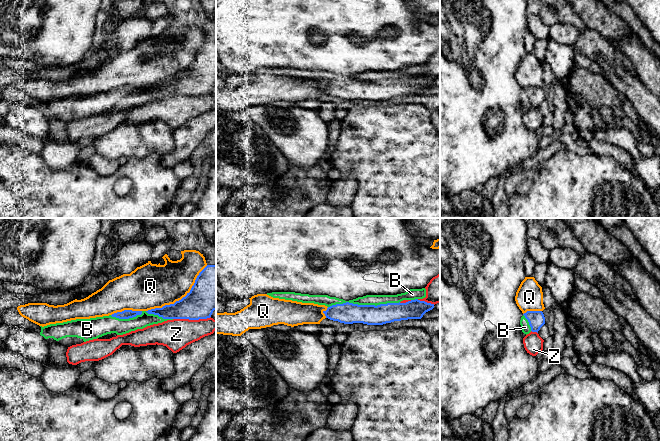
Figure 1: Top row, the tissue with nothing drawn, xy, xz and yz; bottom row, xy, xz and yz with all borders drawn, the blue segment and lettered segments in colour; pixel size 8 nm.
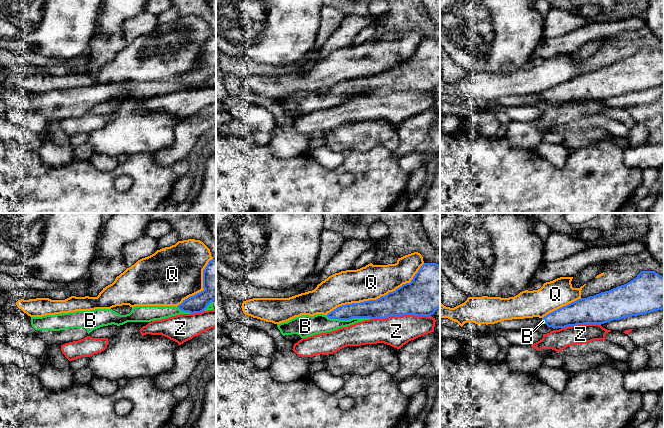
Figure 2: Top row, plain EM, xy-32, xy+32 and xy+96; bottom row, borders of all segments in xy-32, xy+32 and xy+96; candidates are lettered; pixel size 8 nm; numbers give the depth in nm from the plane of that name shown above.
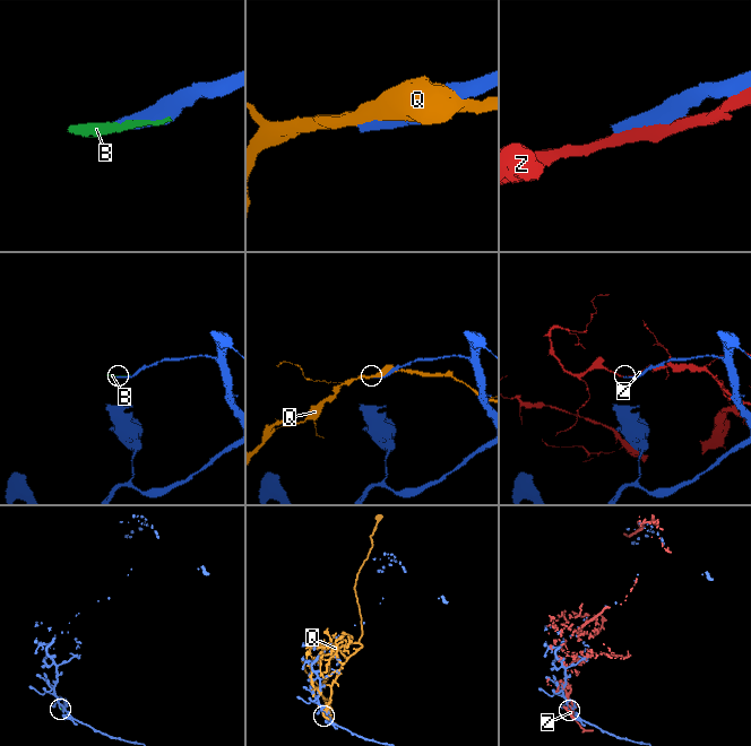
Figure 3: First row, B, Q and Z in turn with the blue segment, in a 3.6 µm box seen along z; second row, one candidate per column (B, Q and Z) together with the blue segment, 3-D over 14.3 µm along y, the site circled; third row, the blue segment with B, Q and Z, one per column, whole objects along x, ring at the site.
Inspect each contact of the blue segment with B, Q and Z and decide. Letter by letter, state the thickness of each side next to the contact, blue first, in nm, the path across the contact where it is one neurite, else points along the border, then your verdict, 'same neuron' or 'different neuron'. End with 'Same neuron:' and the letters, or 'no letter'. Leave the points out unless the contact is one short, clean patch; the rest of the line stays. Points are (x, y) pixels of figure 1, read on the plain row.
B: calibres 180 and 80 nm; same neuron
Q: calibres 300 and 360 nm; different neuron
Z: calibres 280 and 240 nm; different neuron
Same neuron: B

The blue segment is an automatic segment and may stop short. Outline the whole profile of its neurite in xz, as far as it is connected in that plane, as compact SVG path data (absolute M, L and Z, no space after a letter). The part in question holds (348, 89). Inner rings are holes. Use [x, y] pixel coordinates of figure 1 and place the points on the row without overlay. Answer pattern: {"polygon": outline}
{"polygon": "M410 65L397 71L366 71L353 76L345 77L328 71L309 71L295 68L272 68L267 71L273 74L292 76L302 79L314 79L327 82L323 87L326 94L344 100L363 99L367 101L383 101L394 97L421 95L423 91L434 84L434 80L422 75L426 73L426 65Z"}

